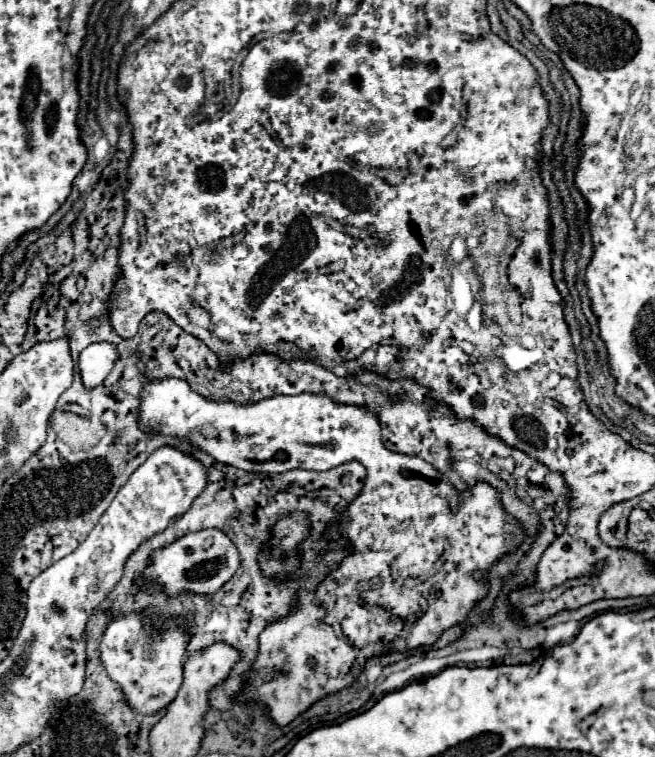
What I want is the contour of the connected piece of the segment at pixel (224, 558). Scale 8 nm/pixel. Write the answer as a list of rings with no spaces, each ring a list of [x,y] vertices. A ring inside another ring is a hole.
[[[201,530],[183,536],[181,540],[175,540],[161,552],[155,552],[153,564],[139,574],[139,580],[155,580],[169,594],[179,594],[183,590],[213,594],[235,574],[239,564],[241,564],[241,556],[227,534],[219,530]],[[207,544],[211,546],[207,548]]]

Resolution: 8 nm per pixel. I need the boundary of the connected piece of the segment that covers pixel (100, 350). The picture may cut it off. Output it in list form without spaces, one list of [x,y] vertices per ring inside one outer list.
[[[109,342],[89,344],[79,354],[79,364],[77,364],[81,380],[83,380],[83,386],[87,390],[97,388],[107,378],[107,374],[111,372],[115,360],[117,360],[115,344],[109,344]]]

